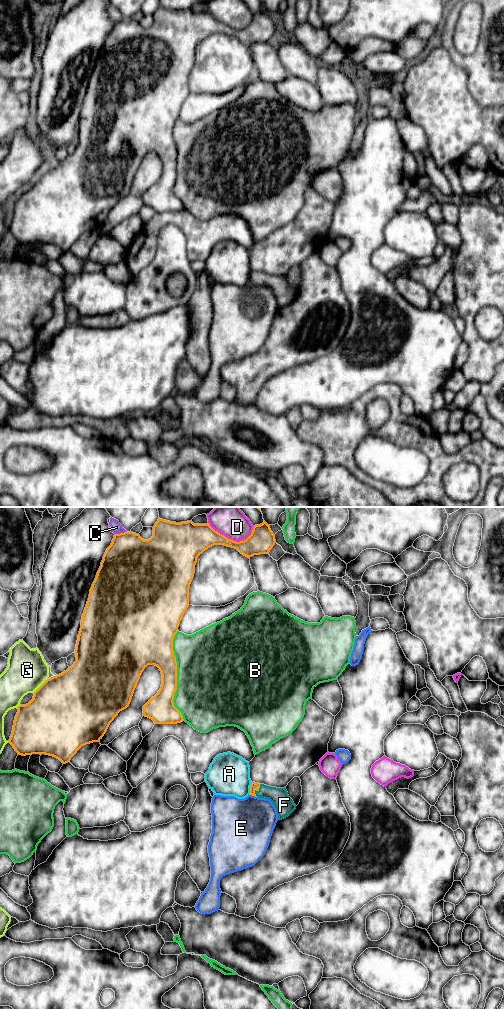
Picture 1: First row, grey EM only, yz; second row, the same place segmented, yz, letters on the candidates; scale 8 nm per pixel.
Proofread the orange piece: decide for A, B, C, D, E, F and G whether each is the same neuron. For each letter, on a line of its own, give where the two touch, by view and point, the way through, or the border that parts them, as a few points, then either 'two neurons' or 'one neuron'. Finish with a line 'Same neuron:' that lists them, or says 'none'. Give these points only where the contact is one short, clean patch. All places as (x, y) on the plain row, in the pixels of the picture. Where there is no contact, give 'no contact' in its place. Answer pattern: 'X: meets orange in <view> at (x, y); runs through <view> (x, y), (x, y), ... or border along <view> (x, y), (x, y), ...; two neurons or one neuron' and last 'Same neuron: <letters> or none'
A: meets orange in yz at (250, 276); two neurons
B: meets orange in yz at (176, 164); two neurons
C: meets orange in yz at (120, 21); two neurons
D: meets orange in yz at (232, 28); two neurons
E: meets orange in yz at (253, 283); two neurons
F: meets orange in yz at (257, 278); border along yz (260, 272), (260, 275), (255, 280), (256, 284); two neurons
G: meets orange in yz at (40, 174); two neurons
Same neuron: none

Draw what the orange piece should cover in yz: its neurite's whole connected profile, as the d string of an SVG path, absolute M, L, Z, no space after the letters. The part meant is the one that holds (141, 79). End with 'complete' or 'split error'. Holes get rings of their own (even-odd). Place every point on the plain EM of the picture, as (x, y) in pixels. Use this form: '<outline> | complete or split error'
M159 6L153 14L153 24L148 28L133 20L115 22L103 44L82 103L75 137L76 149L63 161L45 168L28 192L17 195L18 200L9 227L15 239L22 244L45 242L59 247L63 252L70 250L82 234L99 230L118 201L129 194L140 164L148 153L159 156L162 173L158 181L143 194L143 204L152 207L155 212L183 210L182 201L173 190L177 178L177 150L173 127L189 95L189 76L198 44L214 33L224 33L235 36L250 46L268 42L275 31L275 23L265 9L255 13L251 23L240 30L218 21L209 11L194 12L192 8L176 11Z | complete

